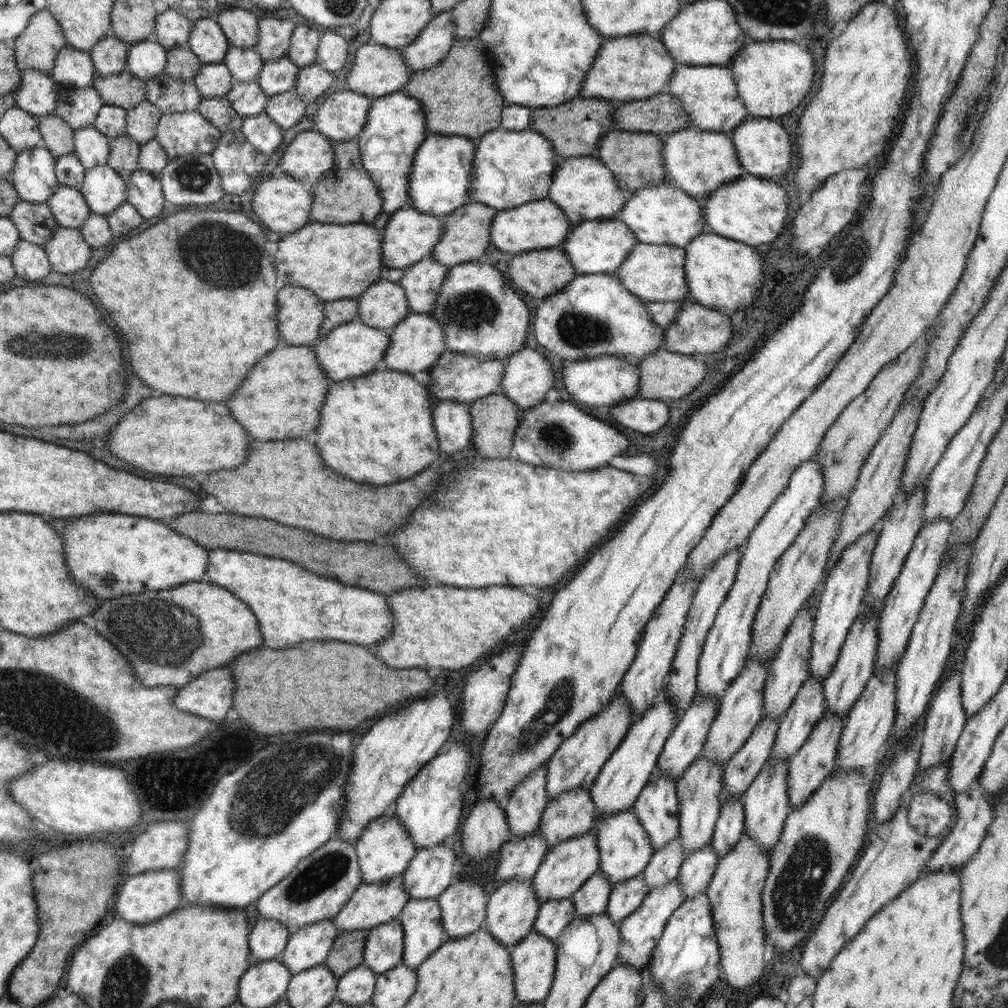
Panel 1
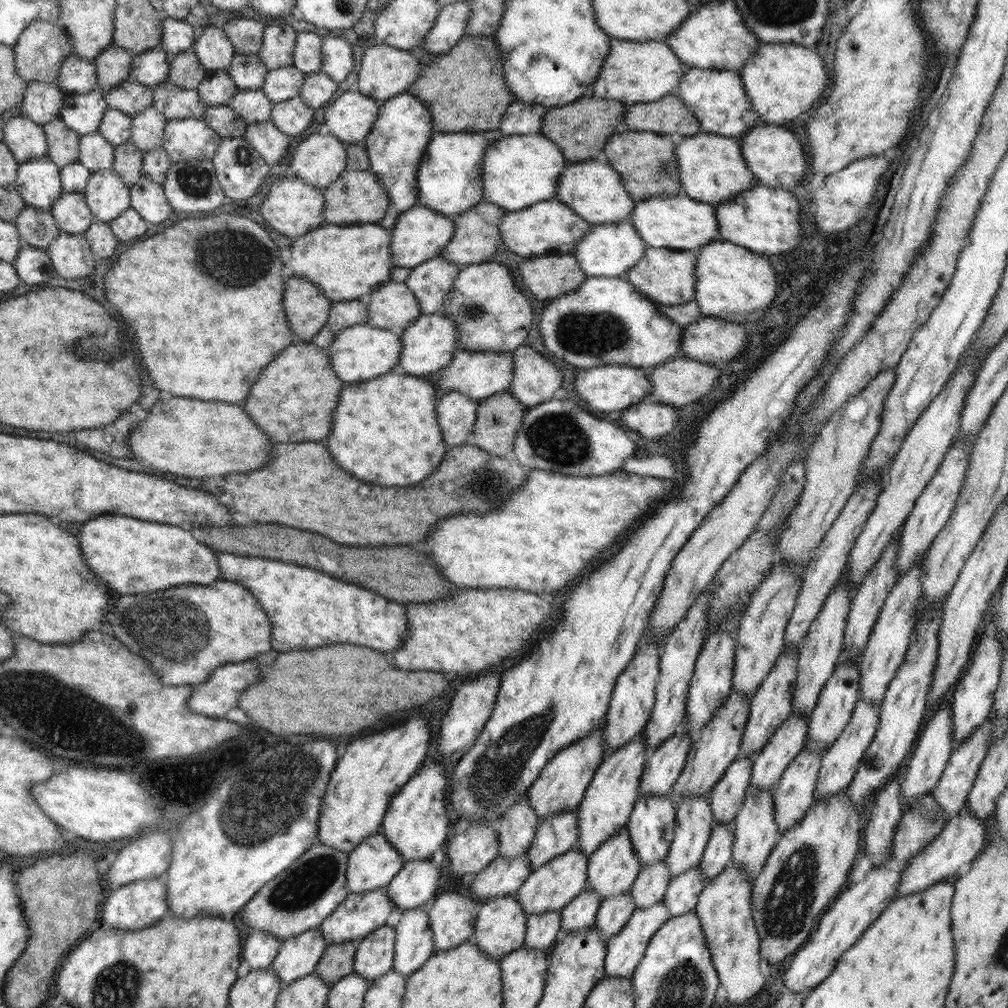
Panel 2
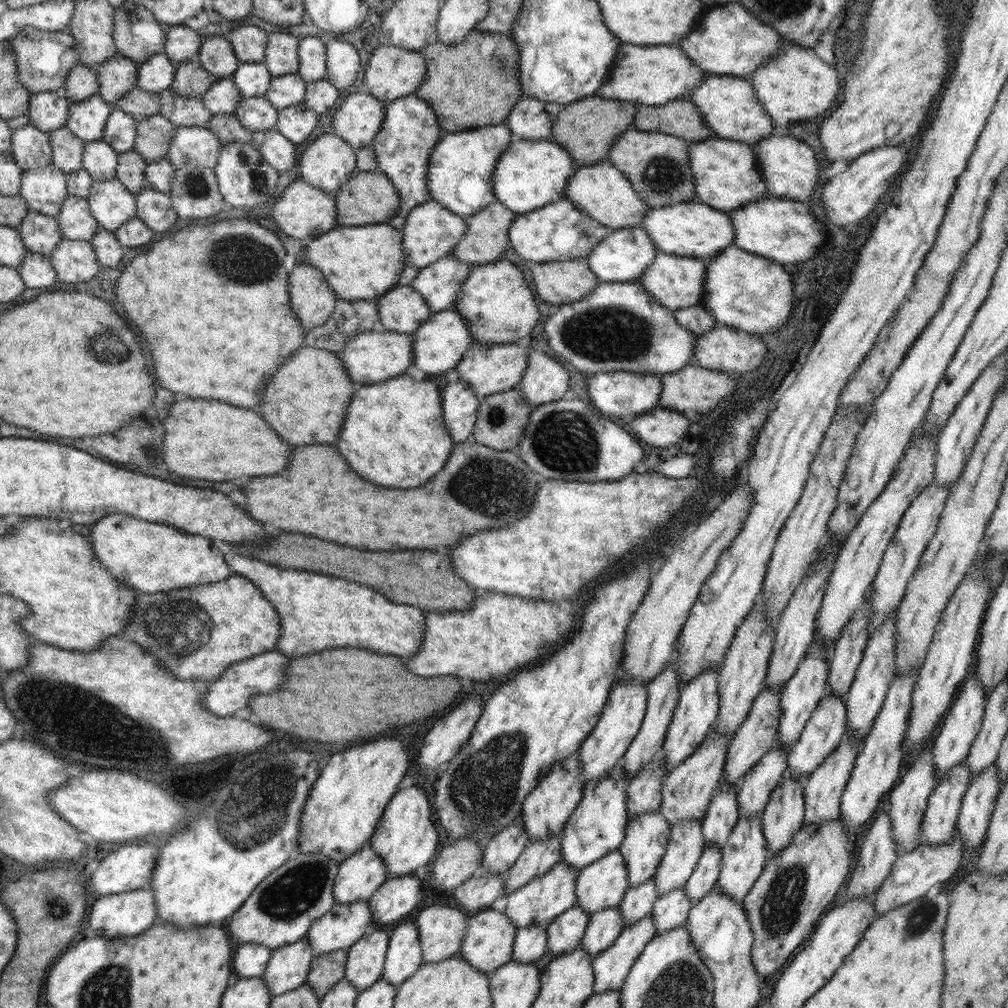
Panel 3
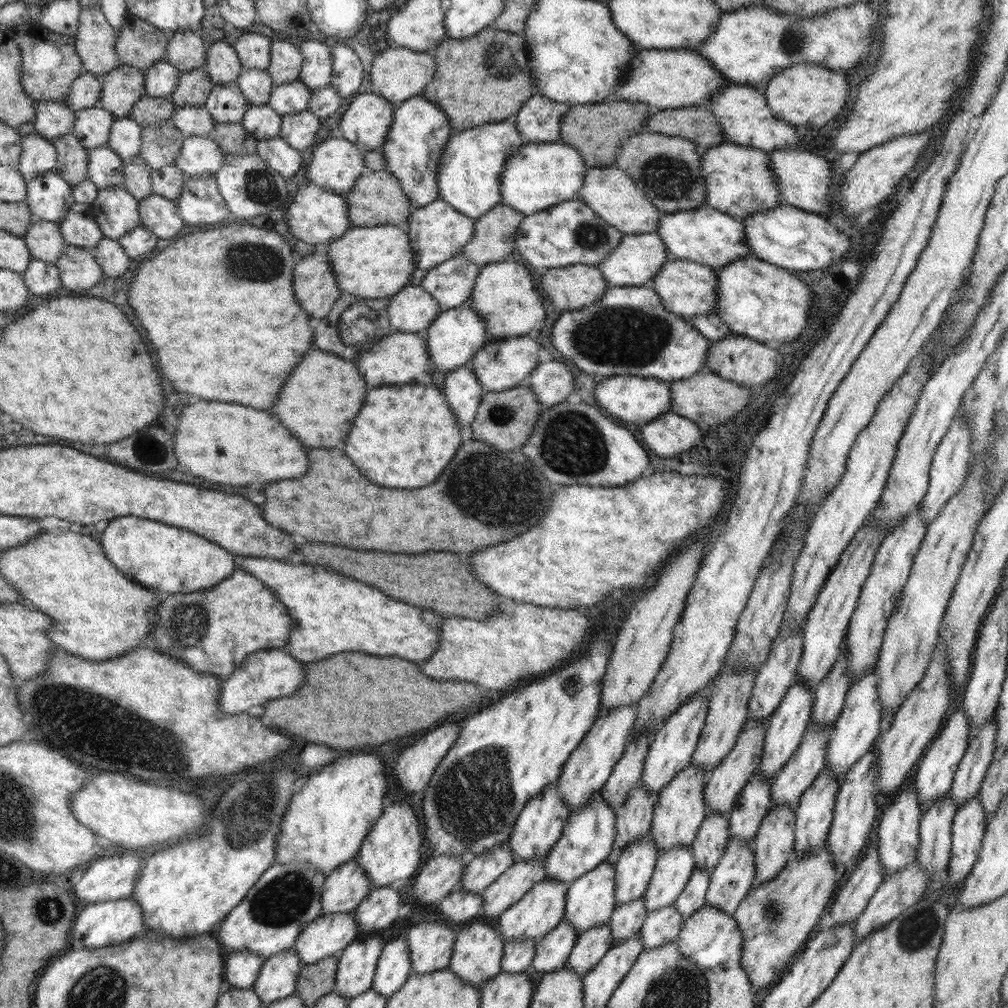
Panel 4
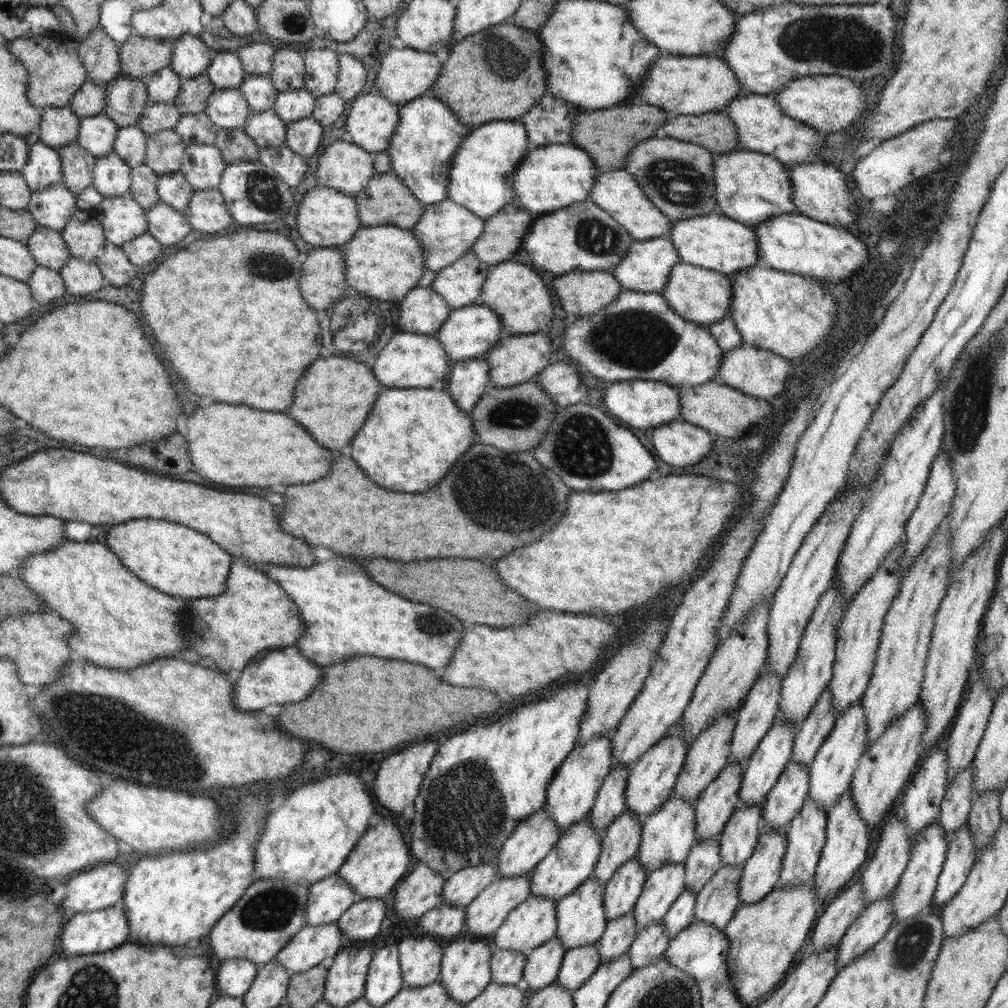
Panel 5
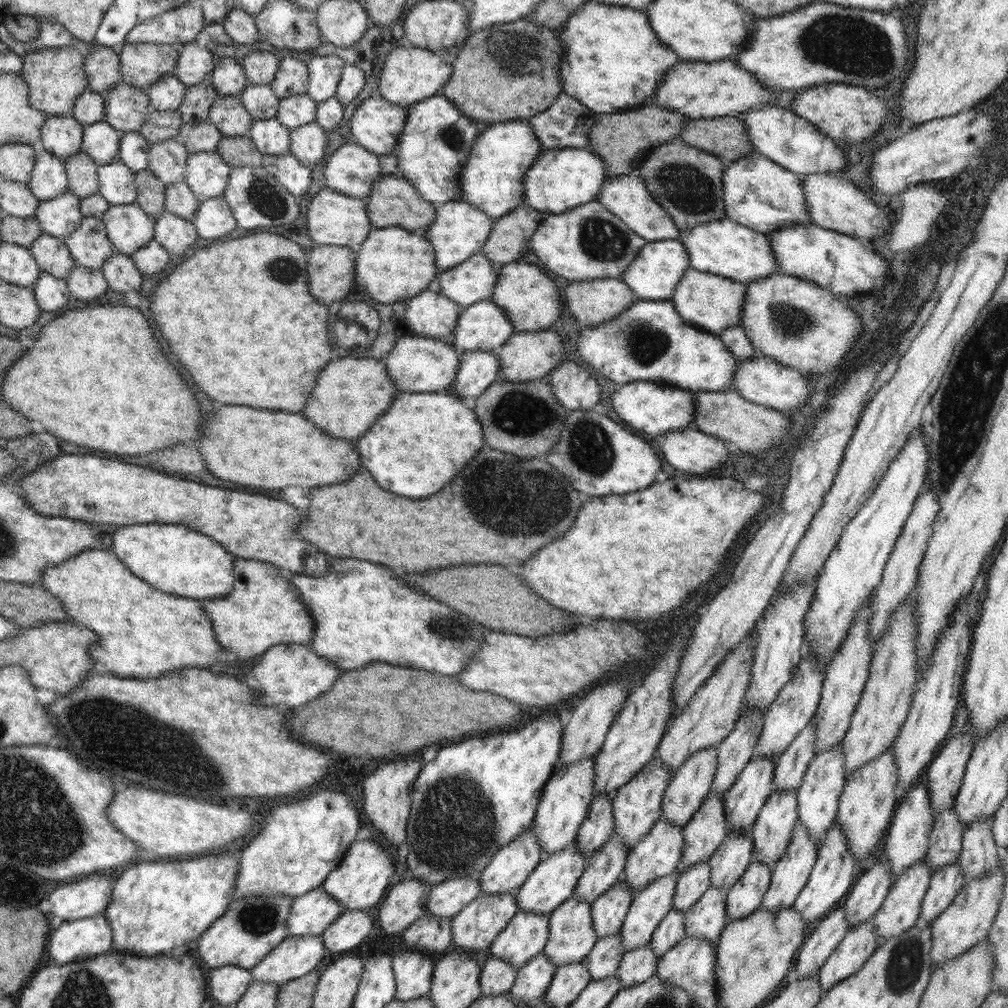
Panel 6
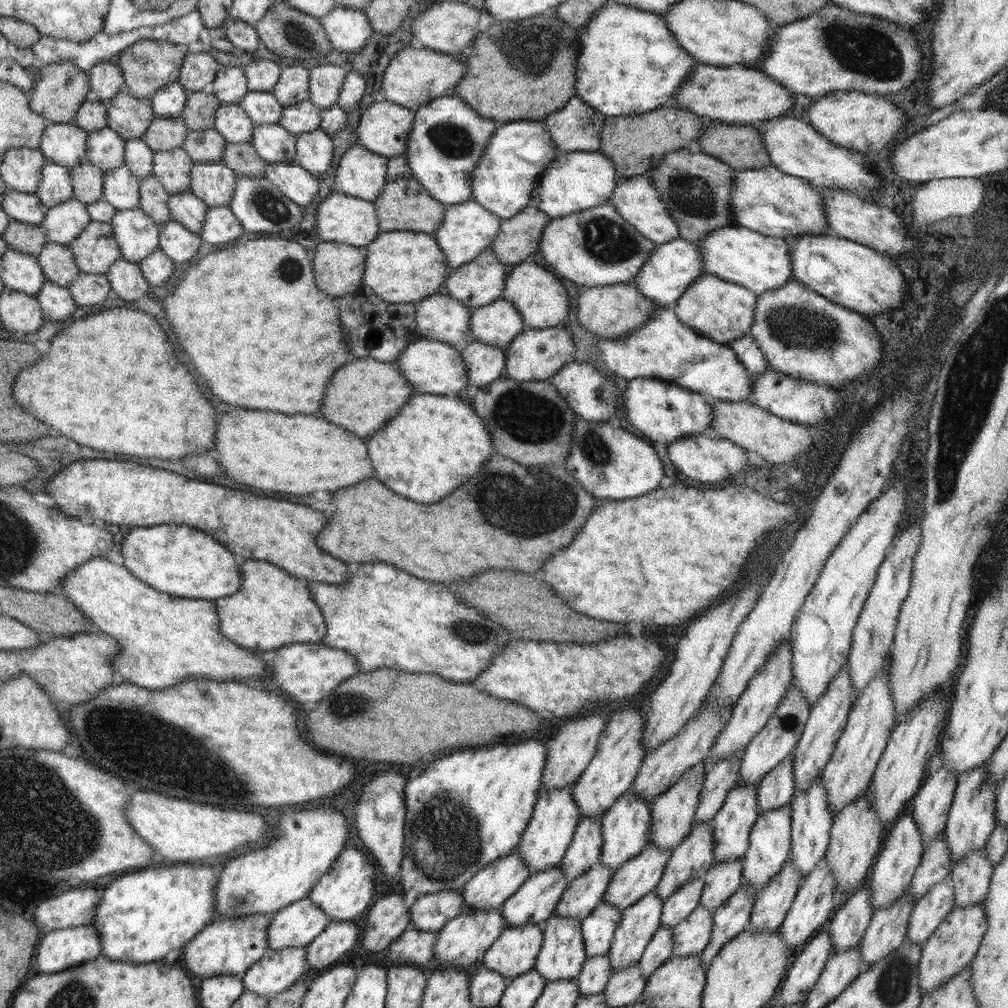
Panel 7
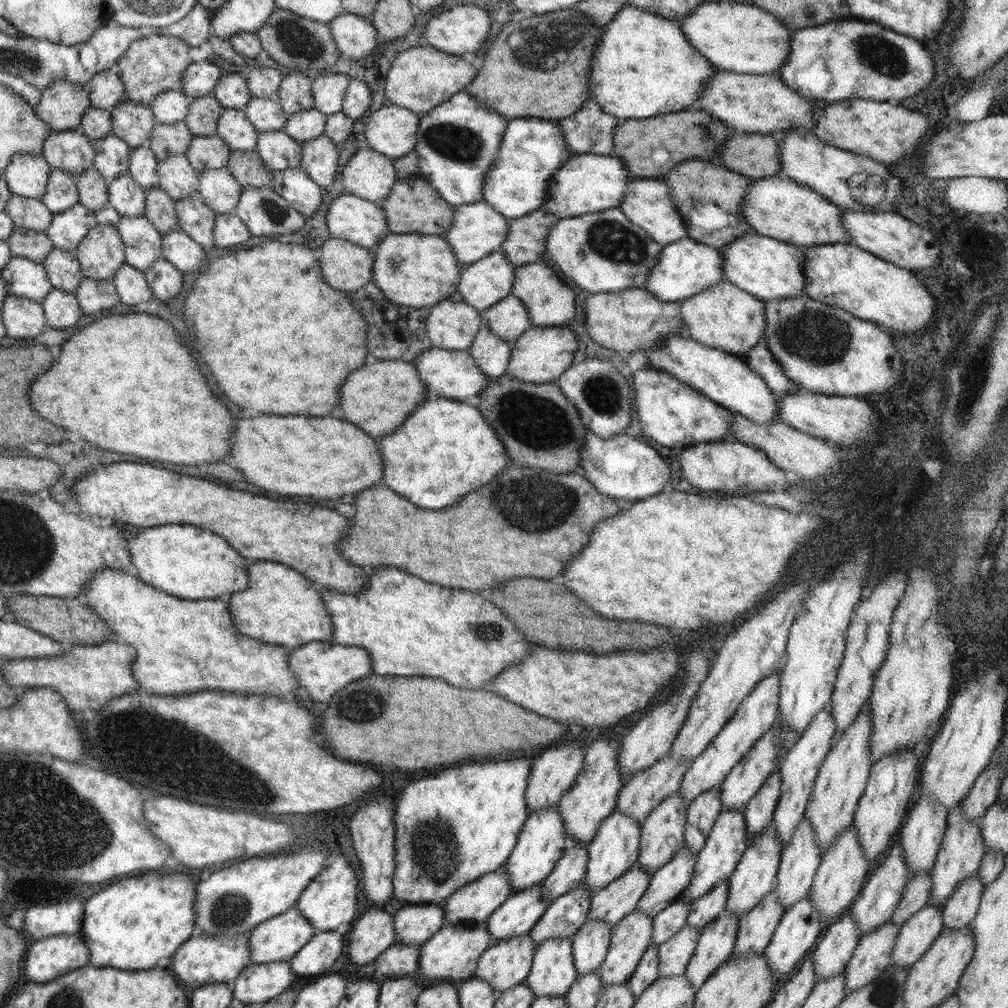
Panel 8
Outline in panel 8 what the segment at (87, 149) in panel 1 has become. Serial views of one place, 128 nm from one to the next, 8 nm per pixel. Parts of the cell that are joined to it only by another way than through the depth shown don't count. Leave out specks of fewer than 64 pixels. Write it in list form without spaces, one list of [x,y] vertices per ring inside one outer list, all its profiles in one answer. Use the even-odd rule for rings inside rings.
[[[123,174],[108,187],[108,205],[122,216],[145,216],[145,190],[131,177]]]

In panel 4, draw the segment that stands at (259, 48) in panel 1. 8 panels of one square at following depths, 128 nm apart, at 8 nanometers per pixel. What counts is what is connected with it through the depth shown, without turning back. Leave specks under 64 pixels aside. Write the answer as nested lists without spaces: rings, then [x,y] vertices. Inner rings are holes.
[[[289,40],[271,41],[268,74],[274,85],[286,84],[299,78],[303,56],[298,46]]]

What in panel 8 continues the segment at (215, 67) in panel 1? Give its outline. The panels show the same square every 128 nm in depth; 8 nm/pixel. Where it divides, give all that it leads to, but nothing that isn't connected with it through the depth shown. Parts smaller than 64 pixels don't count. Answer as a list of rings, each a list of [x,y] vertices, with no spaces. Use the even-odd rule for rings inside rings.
[[[224,108],[218,118],[217,135],[231,150],[255,150],[259,133],[242,110]]]

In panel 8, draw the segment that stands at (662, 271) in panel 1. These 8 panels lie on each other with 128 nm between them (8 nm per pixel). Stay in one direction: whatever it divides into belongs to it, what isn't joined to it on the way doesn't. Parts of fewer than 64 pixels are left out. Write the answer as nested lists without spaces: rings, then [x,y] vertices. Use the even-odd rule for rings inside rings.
[[[726,278],[720,284],[686,298],[679,305],[688,337],[704,346],[744,357],[751,348],[762,342],[762,335],[766,329],[764,303],[748,292],[740,290]]]

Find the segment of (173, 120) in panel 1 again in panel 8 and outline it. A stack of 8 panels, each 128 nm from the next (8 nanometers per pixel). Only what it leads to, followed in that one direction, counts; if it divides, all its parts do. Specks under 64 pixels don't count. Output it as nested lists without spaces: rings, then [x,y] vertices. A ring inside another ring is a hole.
[[[227,167],[208,168],[199,171],[198,176],[201,201],[215,214],[233,212],[242,188]]]

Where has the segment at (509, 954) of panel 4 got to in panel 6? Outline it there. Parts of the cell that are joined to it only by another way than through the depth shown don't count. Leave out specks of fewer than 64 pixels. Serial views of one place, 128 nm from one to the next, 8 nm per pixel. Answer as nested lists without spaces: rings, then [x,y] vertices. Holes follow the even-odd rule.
[[[495,956],[484,962],[480,971],[480,990],[482,996],[500,996],[512,988],[517,969]]]

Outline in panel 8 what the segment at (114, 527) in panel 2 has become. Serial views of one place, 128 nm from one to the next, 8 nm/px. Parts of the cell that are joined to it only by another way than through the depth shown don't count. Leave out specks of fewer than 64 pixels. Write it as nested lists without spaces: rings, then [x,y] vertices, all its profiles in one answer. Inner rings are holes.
[[[163,524],[146,527],[130,541],[127,548],[131,562],[138,569],[139,580],[146,585],[184,600],[220,599],[222,596],[244,590],[248,584],[246,561],[230,548],[227,540],[218,534],[191,524]]]

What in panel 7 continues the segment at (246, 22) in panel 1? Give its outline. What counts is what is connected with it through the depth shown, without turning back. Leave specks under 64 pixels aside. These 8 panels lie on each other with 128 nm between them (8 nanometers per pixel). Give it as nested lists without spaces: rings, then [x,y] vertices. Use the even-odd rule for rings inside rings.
[[[247,57],[240,61],[247,87],[256,92],[272,92],[278,82],[282,64],[269,59]]]

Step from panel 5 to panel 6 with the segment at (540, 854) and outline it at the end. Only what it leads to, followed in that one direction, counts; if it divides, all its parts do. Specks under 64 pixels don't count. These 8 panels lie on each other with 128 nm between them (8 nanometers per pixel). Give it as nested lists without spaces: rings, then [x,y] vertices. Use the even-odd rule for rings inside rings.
[[[531,828],[501,847],[478,878],[481,894],[517,891],[541,863],[540,850],[540,843]]]

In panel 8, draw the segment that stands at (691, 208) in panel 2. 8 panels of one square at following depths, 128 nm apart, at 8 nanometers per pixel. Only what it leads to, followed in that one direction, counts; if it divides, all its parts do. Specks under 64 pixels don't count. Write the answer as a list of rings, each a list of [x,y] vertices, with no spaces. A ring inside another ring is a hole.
[[[749,230],[720,249],[725,256],[723,273],[726,280],[762,302],[784,300],[805,294],[803,273],[807,256],[803,248]]]

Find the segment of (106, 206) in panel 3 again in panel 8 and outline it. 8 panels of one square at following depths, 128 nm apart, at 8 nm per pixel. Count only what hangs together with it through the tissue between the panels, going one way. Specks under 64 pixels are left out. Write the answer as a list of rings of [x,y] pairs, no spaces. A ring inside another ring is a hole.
[[[122,216],[116,228],[124,243],[126,264],[145,272],[163,257],[163,234],[145,216]]]

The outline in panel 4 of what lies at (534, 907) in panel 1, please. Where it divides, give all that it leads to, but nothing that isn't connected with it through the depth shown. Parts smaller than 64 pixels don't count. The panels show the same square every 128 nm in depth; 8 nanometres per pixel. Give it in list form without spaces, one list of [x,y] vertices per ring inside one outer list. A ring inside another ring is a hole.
[[[476,918],[470,924],[464,924],[458,928],[453,953],[447,968],[457,974],[462,982],[480,987],[486,980],[500,973],[504,945],[504,938],[499,933],[496,923]]]

